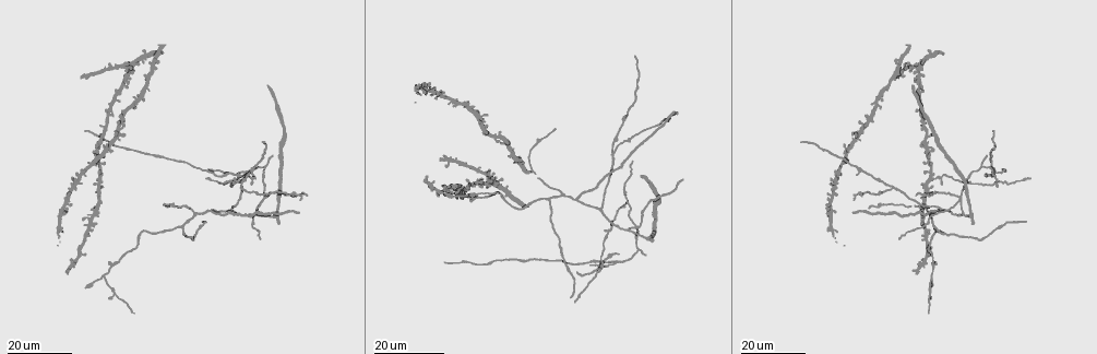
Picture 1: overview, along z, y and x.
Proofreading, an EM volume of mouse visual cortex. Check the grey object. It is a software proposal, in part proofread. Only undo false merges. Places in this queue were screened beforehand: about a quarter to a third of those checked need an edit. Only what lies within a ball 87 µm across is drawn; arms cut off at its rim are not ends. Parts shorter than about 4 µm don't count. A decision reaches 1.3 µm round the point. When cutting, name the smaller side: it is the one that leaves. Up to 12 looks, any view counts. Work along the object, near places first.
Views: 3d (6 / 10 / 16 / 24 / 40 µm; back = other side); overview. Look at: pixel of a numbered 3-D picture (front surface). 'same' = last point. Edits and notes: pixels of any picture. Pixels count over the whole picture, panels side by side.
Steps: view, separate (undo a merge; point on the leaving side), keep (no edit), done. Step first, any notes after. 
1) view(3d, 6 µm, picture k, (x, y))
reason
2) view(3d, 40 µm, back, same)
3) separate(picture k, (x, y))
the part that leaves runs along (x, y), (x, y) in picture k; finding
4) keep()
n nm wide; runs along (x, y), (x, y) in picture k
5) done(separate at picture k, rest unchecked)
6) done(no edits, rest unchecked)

view(3d, 24 µm, picture 1, (578, 198))
branch point

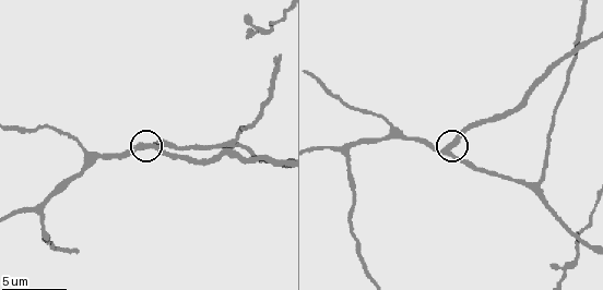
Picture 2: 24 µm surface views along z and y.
view(3d, 10 µm, picture 2, (447, 149))

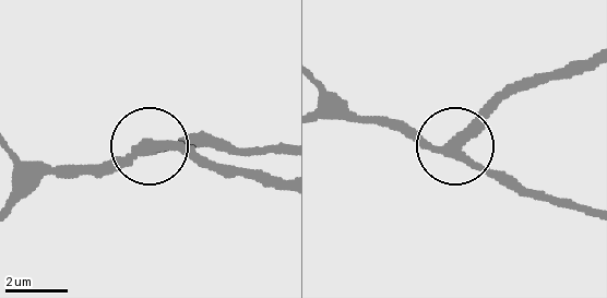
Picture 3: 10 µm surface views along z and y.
separate(picture 3, (484, 109))
the part that leaves runs along (457, 143), (510, 96), (587, 70) in picture 3; two neurons meet here

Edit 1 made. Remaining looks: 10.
view(overview)

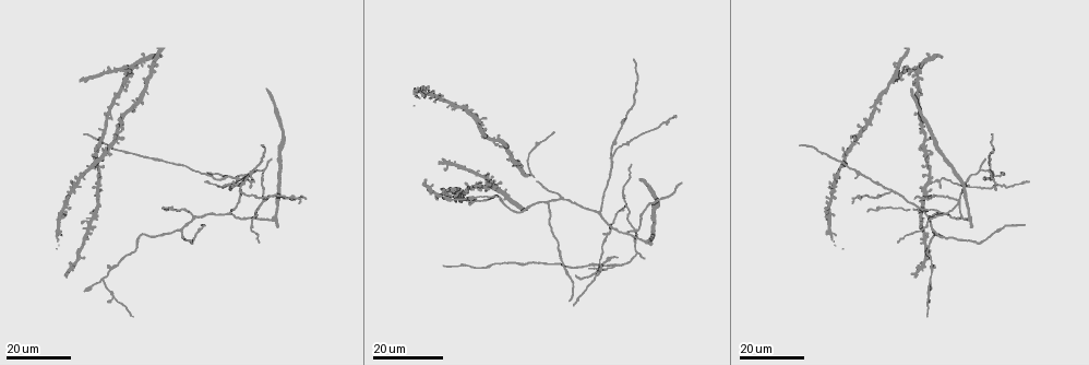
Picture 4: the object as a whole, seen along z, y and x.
view(3d, 16 µm, picture 4, (892, 188))
three-way junction

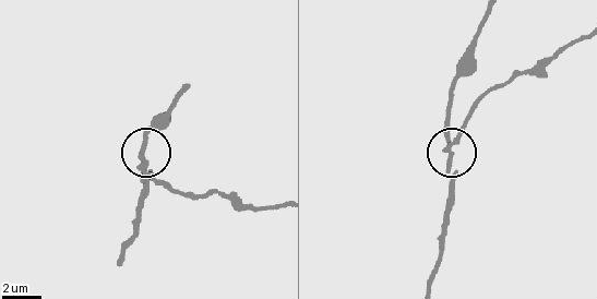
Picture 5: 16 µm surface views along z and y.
view(3d, 10 µm, picture 5, (144, 167))

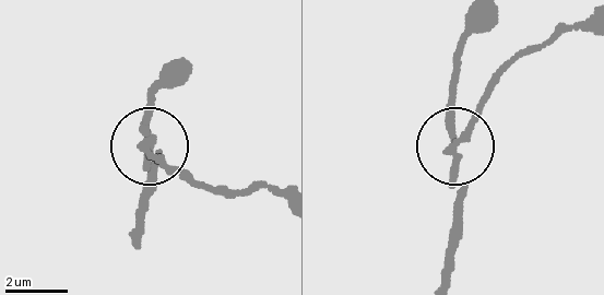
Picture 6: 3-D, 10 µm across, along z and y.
separate(picture 6, (167, 166))
220 nm wide; the part that leaves runs along (146, 149), (216, 188), (279, 188) in picture 6; a second neuron is stuck on

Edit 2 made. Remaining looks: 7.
view(3d, 16 µm, picture 4, (634, 229))
thin arm on a thick one

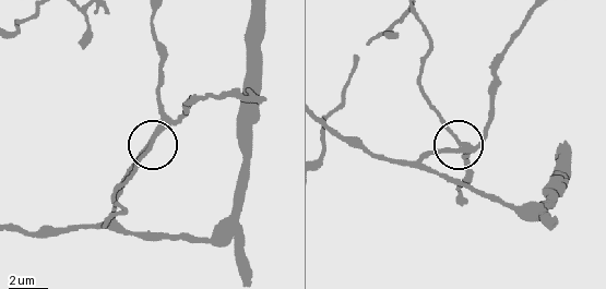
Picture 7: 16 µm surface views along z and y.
view(3d, 10 µm, picture 7, (150, 140))

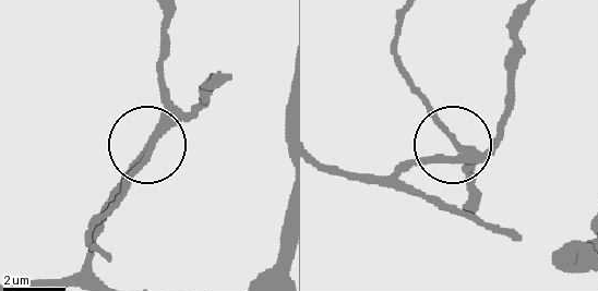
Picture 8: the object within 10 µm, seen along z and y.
keep()
210 nm wide; runs along (45, 279), (76, 271), (105, 201), (144, 152), (103, 214) in picture 8; all the same neuron

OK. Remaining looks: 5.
view(3d, 24 µm, picture 4, (989, 176))
three arms meet

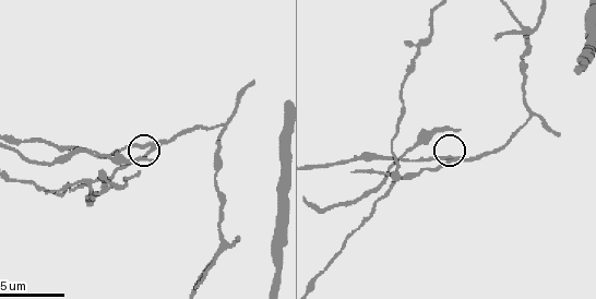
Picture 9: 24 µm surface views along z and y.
view(3d, 6 µm, picture 9, (455, 161))

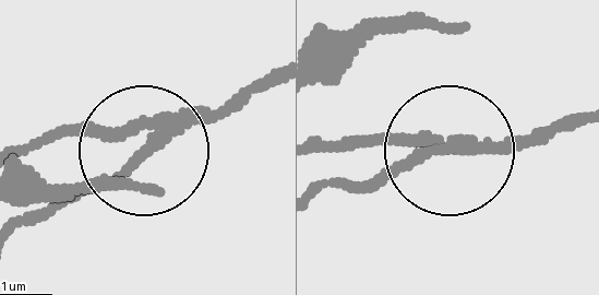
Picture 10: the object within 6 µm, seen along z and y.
separate(picture 10, (409, 156))
side arm 31 µm; the part that leaves runs along (466, 140), (367, 179), (314, 184) in picture 10; a second neuron is stuck on

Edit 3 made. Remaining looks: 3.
view(3d, 24 µm, picture 4, (463, 199))

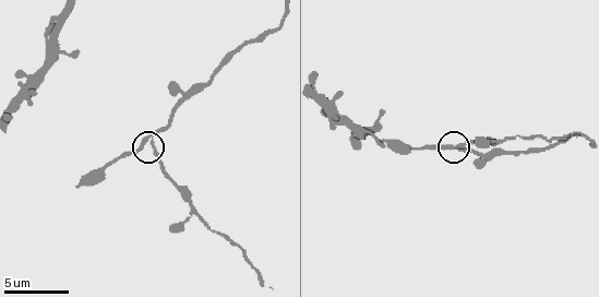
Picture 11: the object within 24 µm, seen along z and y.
view(3d, 6 µm, picture 11, (148, 141))
zoom in

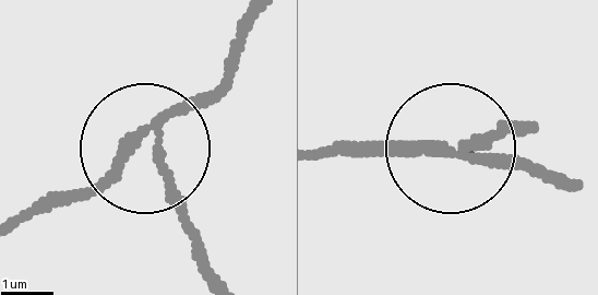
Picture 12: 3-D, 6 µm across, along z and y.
separate(picture 12, (179, 211))
side arm 17 µm; the part that leaves runs along (156, 134), (200, 273) in picture 12; two neurons meet here

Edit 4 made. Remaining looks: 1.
view(3d, 16 µm, picture 2, (87, 154))

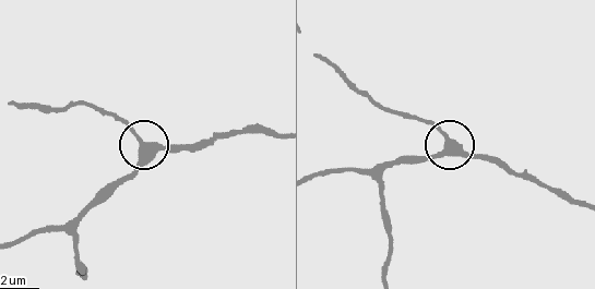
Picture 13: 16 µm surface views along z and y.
keep()
360 nm wide; runs along (9, 242), (72, 227), (131, 170), (142, 146), (112, 113) in picture 13; one neuron here

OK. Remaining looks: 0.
done(separate at picture 3, separate at picture 6, separate at picture 10, separate at picture 12, rest unchecked)

